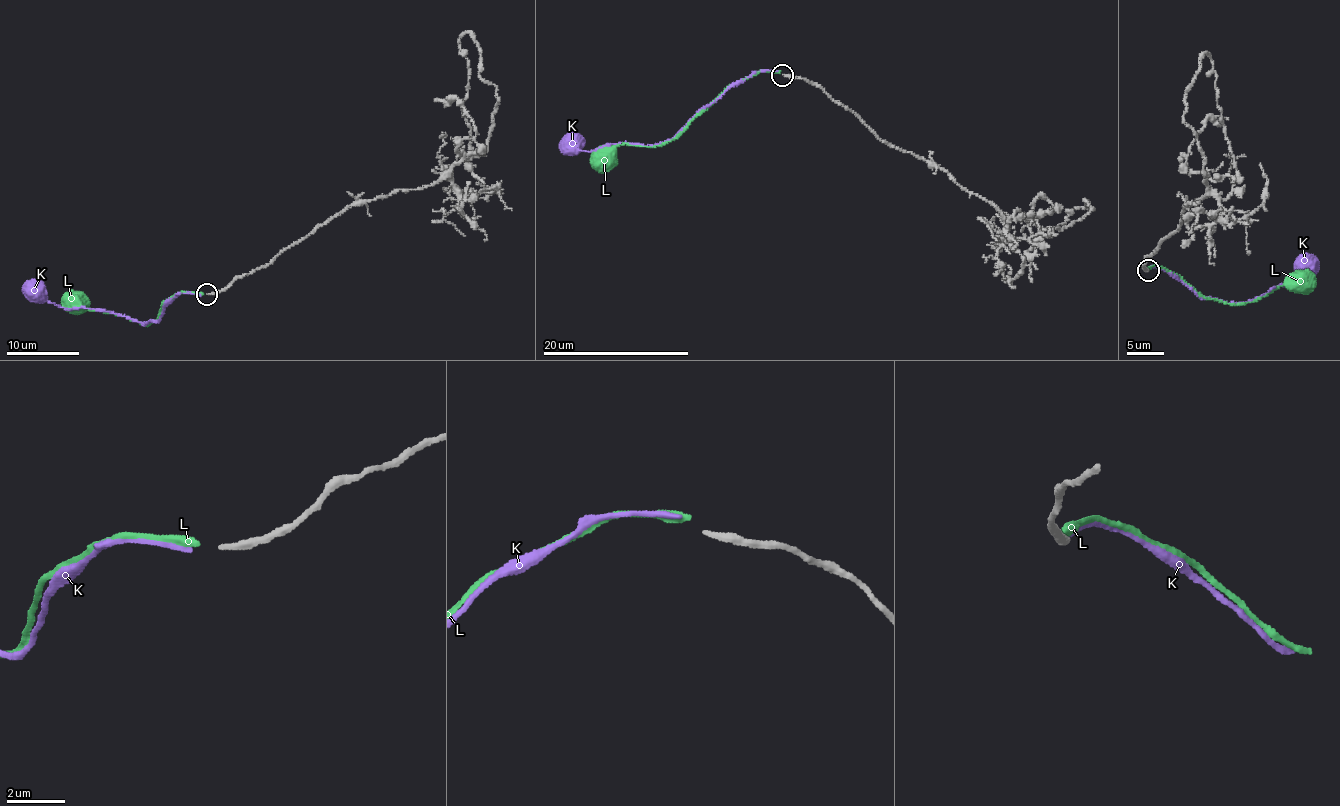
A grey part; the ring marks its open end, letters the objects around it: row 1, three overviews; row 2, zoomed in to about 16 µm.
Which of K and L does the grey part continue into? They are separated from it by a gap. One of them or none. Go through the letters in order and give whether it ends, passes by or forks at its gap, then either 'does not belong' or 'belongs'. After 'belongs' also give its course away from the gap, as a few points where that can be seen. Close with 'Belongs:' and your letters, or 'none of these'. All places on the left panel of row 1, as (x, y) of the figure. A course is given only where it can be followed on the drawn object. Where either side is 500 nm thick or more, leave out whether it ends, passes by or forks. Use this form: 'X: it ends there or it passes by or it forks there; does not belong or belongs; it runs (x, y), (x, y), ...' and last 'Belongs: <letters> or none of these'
K: it ends there; belongs; it runs (200, 294), (177, 292), (158, 321), (144, 324), (113, 311), (55, 305), (41, 289), (25, 282)
L: it ends there; does not belong
Belongs: K

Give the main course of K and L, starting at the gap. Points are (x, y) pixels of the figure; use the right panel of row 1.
K: (1146, 269), (1158, 266), (1200, 297), (1229, 303), (1248, 302), (1278, 285), (1303, 281), (1308, 265), (1307, 255)
L: (1147, 269), (1156, 264), (1204, 297), (1235, 305), (1265, 296), (1277, 286), (1298, 288), (1305, 284)

